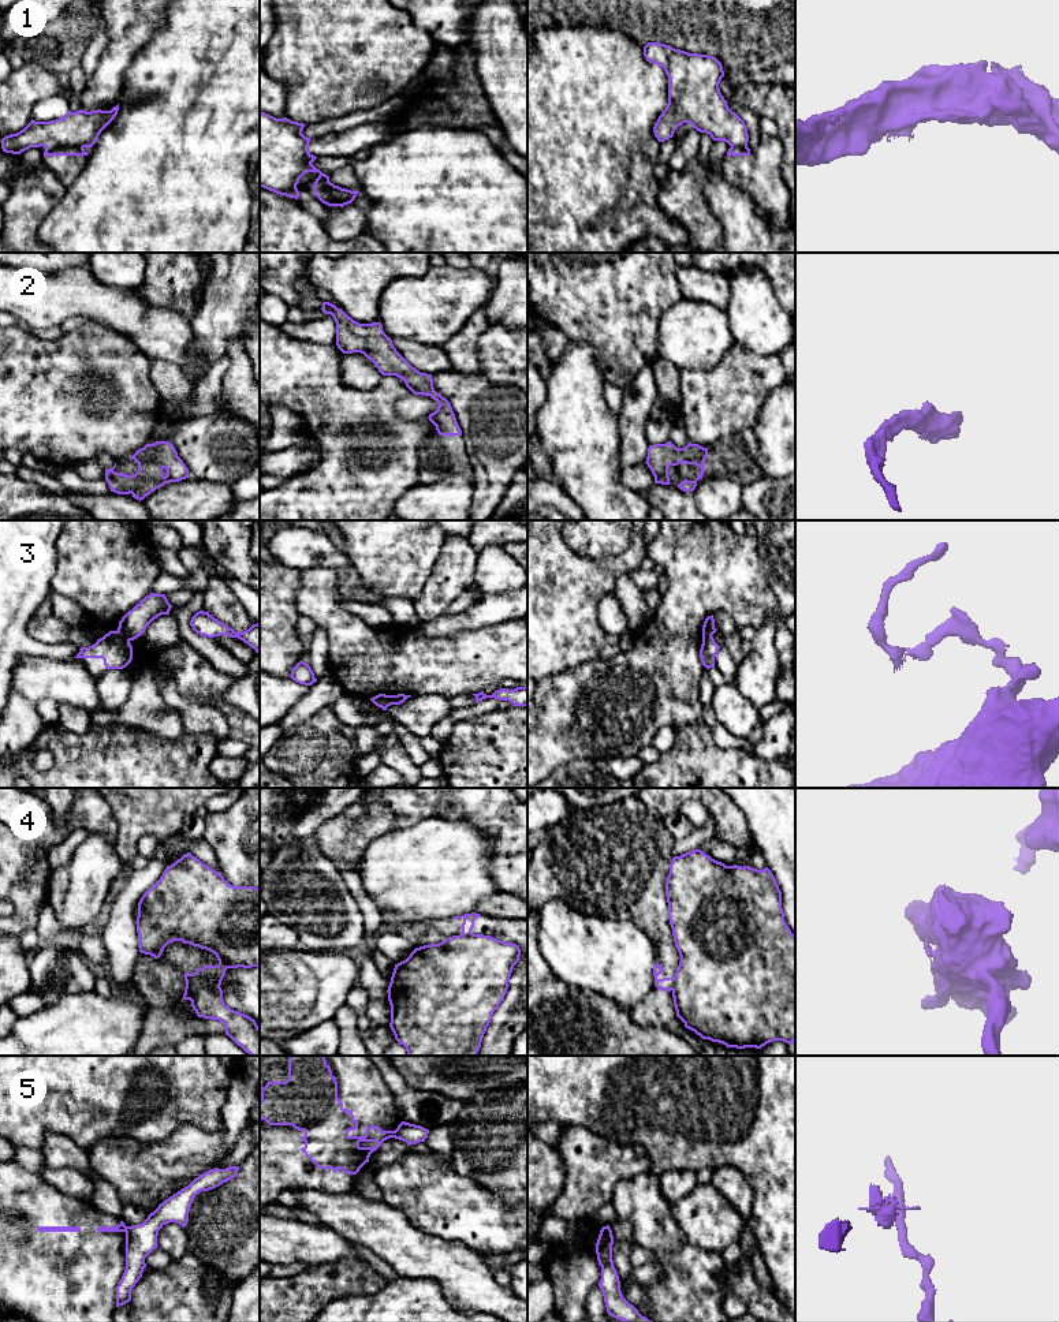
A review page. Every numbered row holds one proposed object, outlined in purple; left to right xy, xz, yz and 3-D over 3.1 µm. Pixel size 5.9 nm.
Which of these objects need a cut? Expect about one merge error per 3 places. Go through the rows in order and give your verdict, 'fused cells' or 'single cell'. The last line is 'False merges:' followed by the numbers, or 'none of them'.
1: fused cells
2: single cell
3: fused cells
4: fused cells
5: fused cells
False merges: 1, 3, 4, 5

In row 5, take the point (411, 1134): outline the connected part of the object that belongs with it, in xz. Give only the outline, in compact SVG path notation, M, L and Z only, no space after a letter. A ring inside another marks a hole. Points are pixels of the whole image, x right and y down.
M402 1121L395 1129L394 1138L406 1142L410 1144L417 1144L420 1142L425 1142L428 1138L429 1129Z

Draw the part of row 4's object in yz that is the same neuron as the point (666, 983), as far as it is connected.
M656 963L655 967L653 967L655 986L657 989L661 989L661 990L665 990L665 992L671 992L674 989L675 979L674 978L663 978L663 979L659 979L657 976L661 972L663 972L663 968L660 967L659 963Z

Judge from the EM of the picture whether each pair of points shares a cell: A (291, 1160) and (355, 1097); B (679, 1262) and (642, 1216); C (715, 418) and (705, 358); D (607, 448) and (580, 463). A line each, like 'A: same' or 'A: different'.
A: same
B: same
C: different
D: same

